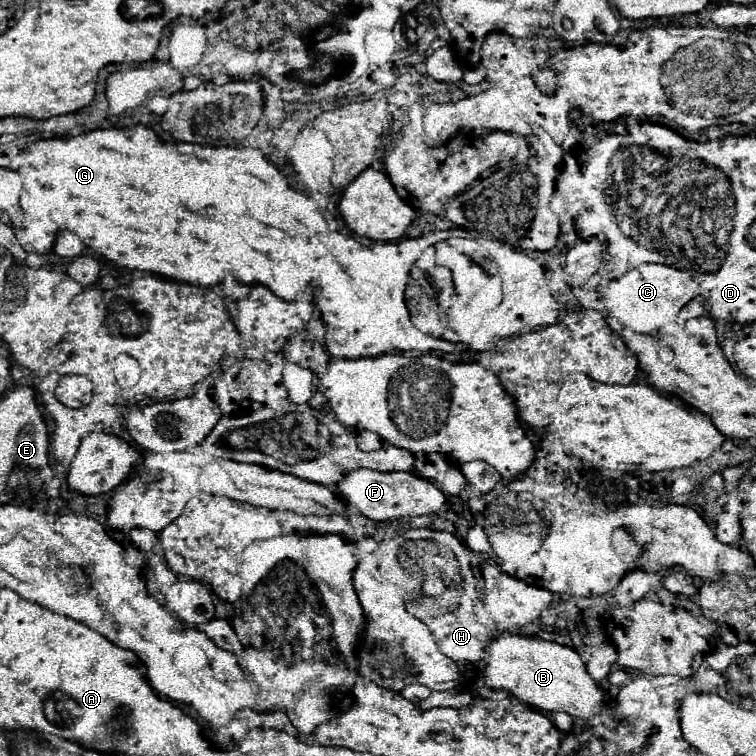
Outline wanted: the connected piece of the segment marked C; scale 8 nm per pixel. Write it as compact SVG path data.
M651 262L629 270L625 276L609 280L609 284L601 288L601 298L605 300L607 312L617 318L625 328L639 334L651 334L673 320L679 314L681 306L695 298L695 290L697 280L689 278L685 272Z

